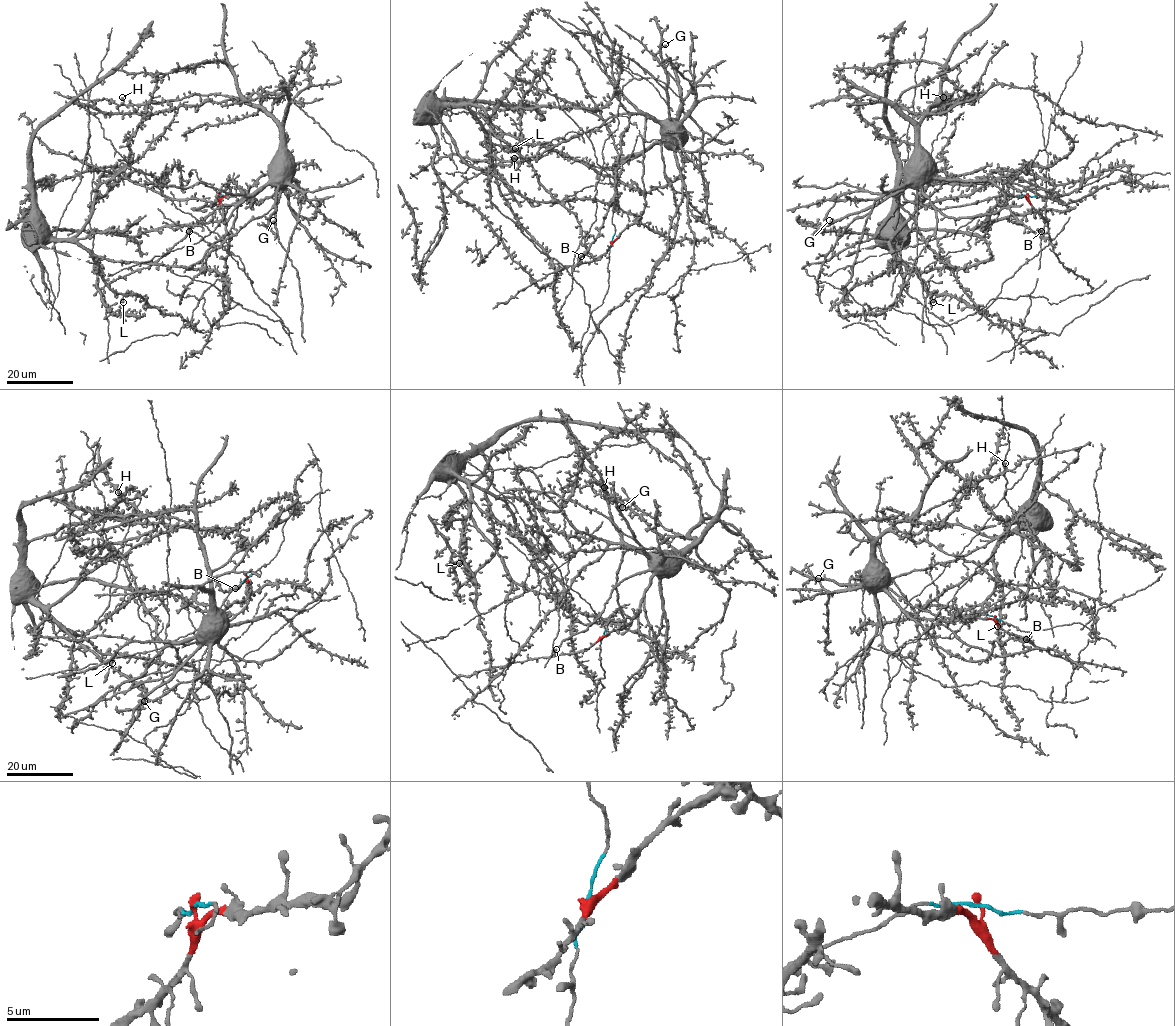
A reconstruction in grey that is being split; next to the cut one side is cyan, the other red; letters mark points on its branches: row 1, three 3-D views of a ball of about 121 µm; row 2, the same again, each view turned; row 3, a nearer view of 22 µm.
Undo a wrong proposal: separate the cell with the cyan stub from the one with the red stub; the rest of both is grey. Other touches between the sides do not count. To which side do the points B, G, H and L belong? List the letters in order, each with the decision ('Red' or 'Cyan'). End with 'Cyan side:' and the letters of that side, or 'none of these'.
B: Red
G: Red
H: Red
L: Cyan
Cyan side: L

